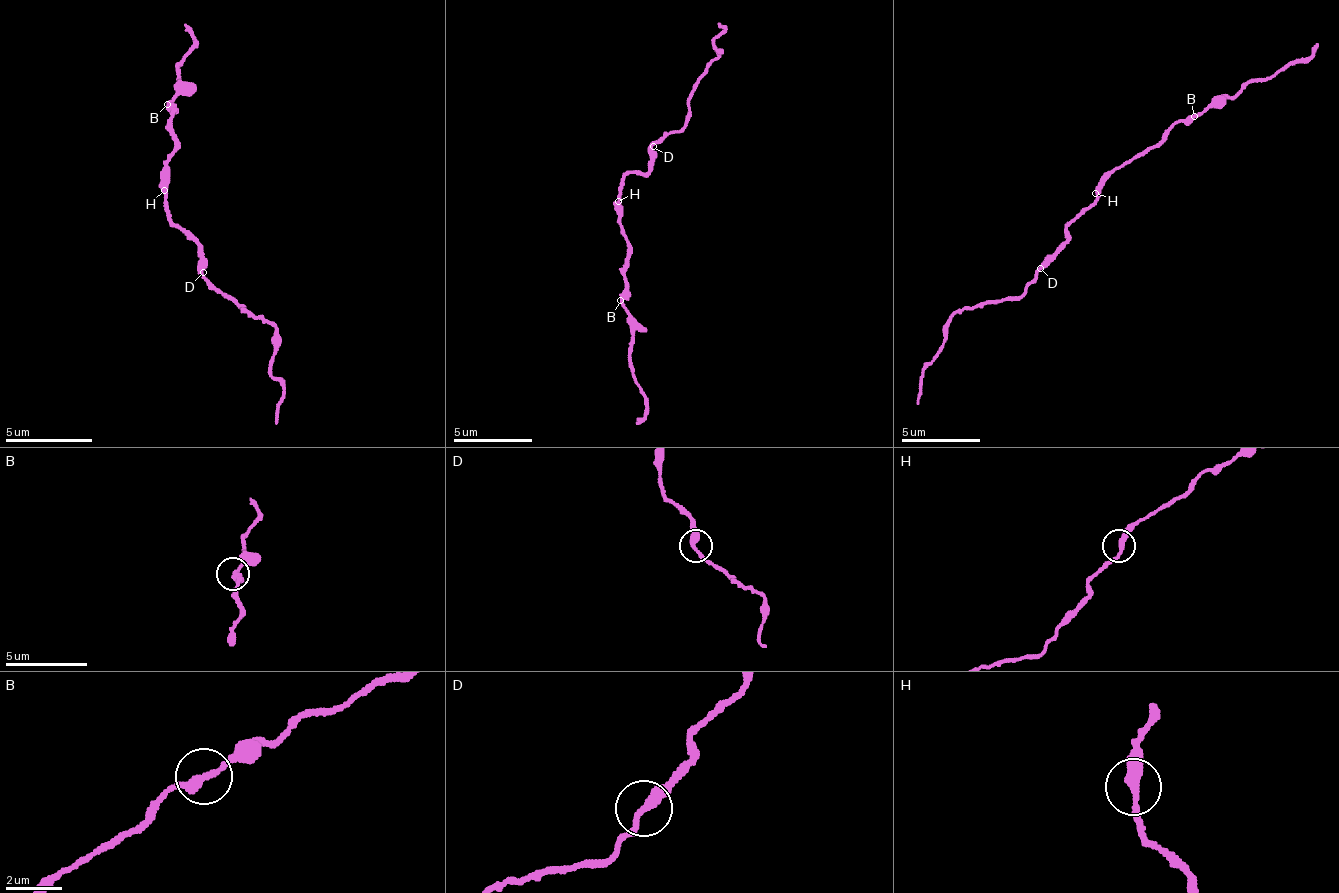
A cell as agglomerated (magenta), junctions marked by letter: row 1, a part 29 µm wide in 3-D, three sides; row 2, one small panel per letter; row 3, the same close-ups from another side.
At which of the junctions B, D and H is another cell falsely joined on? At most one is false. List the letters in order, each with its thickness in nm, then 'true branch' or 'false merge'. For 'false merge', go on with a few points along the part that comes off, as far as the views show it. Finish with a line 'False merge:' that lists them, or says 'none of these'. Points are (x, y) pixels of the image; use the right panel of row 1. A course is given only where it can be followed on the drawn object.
B: 320 nm | true branch
D: 320 nm | true branch
H: 320 nm | true branch
False merge: none of these

